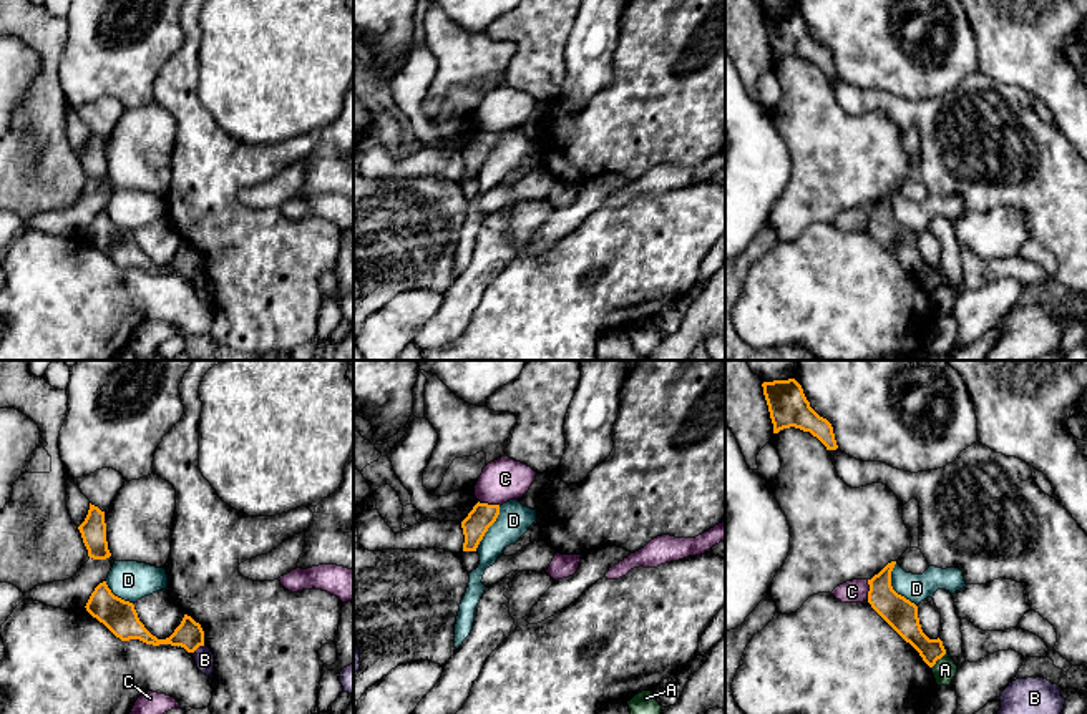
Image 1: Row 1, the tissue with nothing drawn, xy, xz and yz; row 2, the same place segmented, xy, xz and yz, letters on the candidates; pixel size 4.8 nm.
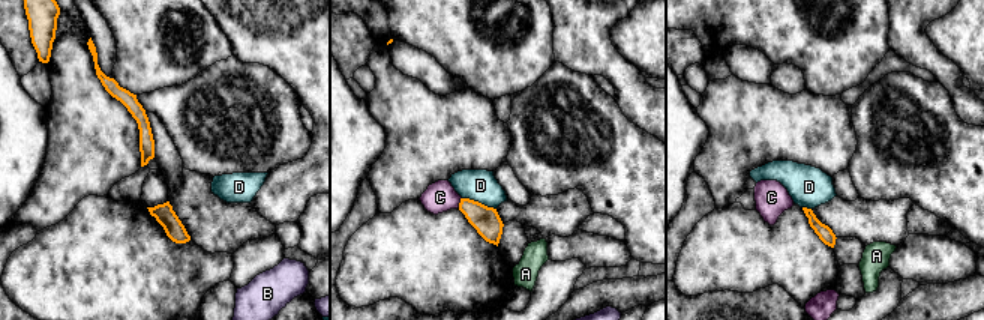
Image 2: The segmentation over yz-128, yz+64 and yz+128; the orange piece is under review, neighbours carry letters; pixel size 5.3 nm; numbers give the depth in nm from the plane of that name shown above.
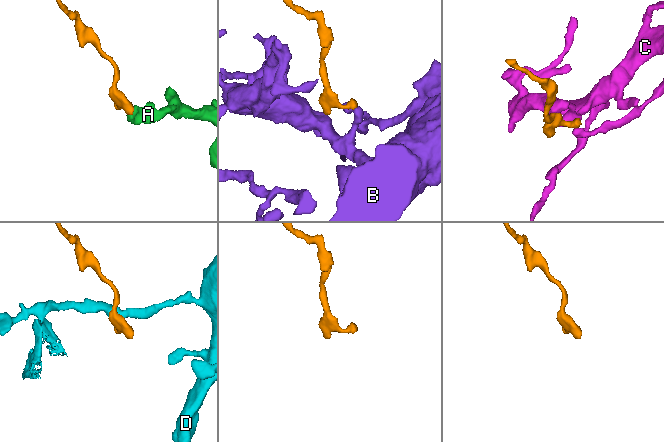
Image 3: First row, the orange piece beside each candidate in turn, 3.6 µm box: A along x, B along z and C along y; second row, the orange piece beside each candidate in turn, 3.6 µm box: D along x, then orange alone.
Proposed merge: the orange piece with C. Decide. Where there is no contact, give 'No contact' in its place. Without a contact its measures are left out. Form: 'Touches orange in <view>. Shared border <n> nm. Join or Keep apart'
Touches orange in xz. Shared border 110 nm. Keep apart

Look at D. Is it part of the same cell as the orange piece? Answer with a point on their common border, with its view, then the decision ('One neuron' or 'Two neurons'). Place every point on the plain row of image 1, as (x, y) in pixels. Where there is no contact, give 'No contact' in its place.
Touches orange at yz (892, 216). Two neurons

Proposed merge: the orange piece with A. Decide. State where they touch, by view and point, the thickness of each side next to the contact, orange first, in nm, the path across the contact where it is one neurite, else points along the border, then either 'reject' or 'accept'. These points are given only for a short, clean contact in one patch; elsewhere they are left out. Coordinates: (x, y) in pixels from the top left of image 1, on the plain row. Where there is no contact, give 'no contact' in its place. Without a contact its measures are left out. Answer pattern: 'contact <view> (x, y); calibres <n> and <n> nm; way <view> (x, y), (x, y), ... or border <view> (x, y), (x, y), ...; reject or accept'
contact yz (938, 286); calibres 140 and 120 nm; border yz (946, 281), (931, 296); reject

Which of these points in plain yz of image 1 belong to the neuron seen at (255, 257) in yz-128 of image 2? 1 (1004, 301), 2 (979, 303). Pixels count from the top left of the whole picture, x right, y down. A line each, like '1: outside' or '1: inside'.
1: inside
2: inside

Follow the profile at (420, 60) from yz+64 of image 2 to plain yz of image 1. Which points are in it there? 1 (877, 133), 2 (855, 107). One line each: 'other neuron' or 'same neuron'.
1: other neuron
2: same neuron

